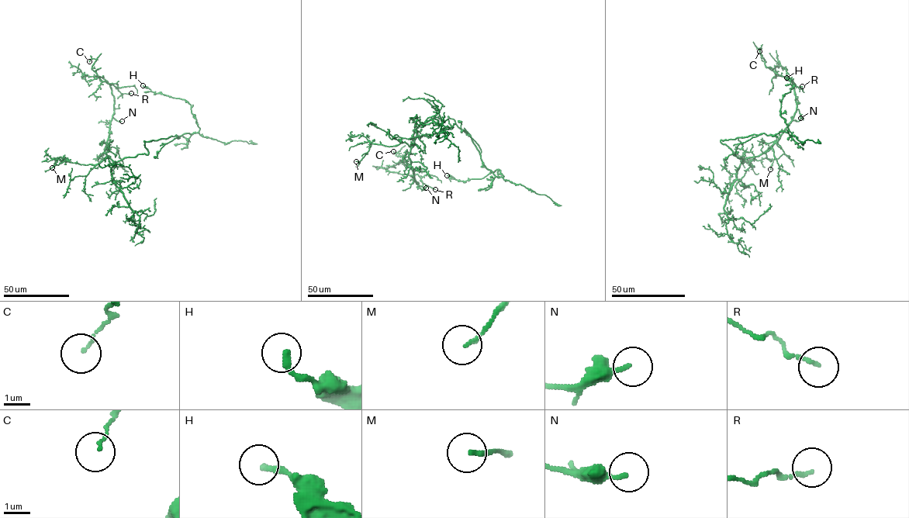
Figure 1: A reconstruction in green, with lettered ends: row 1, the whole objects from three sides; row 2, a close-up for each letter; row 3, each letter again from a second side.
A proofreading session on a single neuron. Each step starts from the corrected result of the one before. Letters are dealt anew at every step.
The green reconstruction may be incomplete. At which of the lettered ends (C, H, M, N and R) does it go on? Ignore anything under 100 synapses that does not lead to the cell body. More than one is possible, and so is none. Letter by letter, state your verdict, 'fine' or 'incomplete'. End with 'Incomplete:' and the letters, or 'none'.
C: fine
H: fine
M: fine
N: fine
R: fine
Incomplete: none

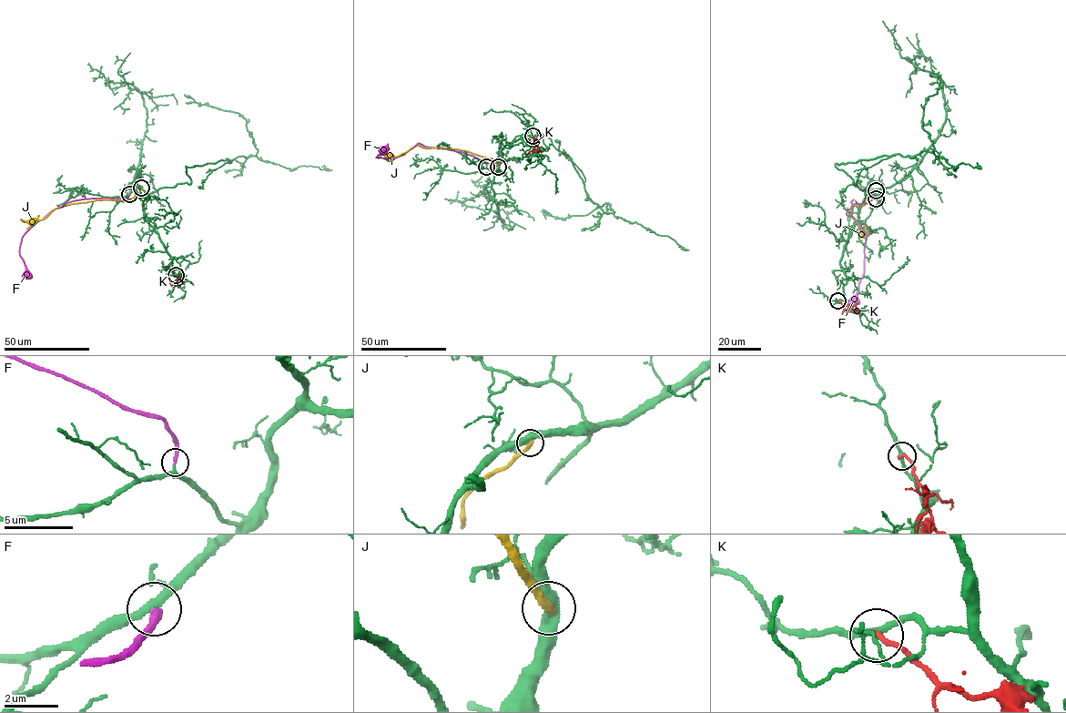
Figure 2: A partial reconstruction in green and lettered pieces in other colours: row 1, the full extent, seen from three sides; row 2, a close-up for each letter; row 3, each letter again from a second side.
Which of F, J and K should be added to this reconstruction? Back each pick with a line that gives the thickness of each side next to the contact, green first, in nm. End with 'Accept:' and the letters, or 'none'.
F: 240 nm thick on the green side, 240 nm on the other
Accept: F

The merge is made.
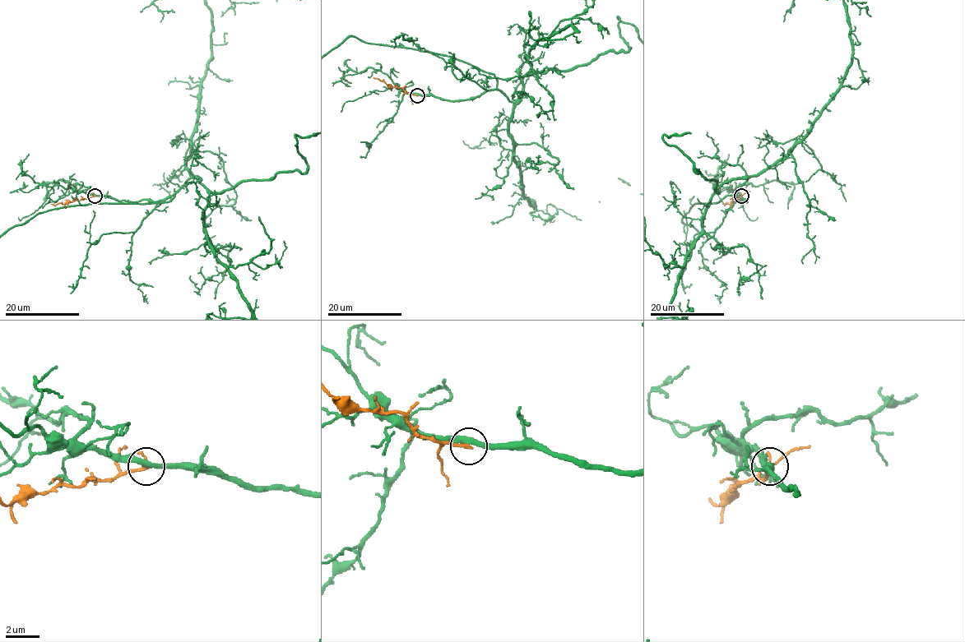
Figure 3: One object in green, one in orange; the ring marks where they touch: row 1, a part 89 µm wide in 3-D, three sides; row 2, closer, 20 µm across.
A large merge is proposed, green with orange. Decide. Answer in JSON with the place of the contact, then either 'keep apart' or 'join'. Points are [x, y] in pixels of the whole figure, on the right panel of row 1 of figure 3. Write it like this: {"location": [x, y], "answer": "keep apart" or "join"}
{"location": [741, 196], "answer": "keep apart"}

